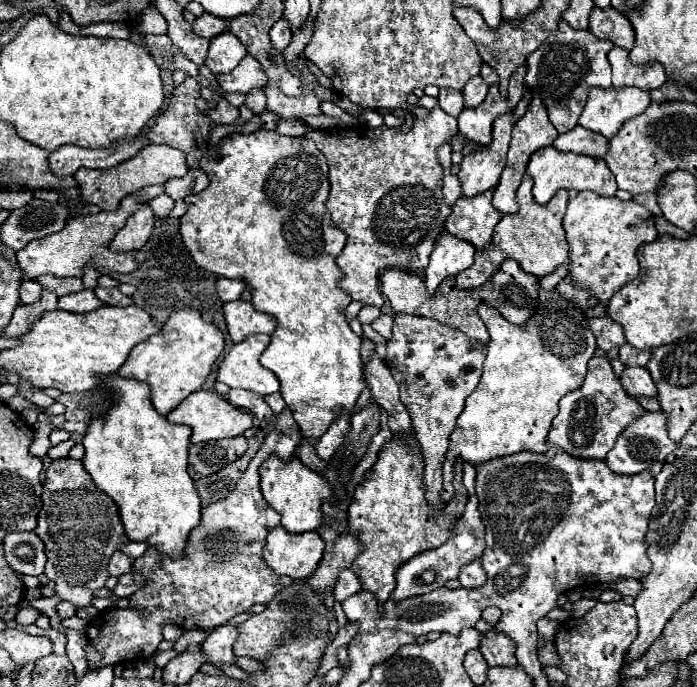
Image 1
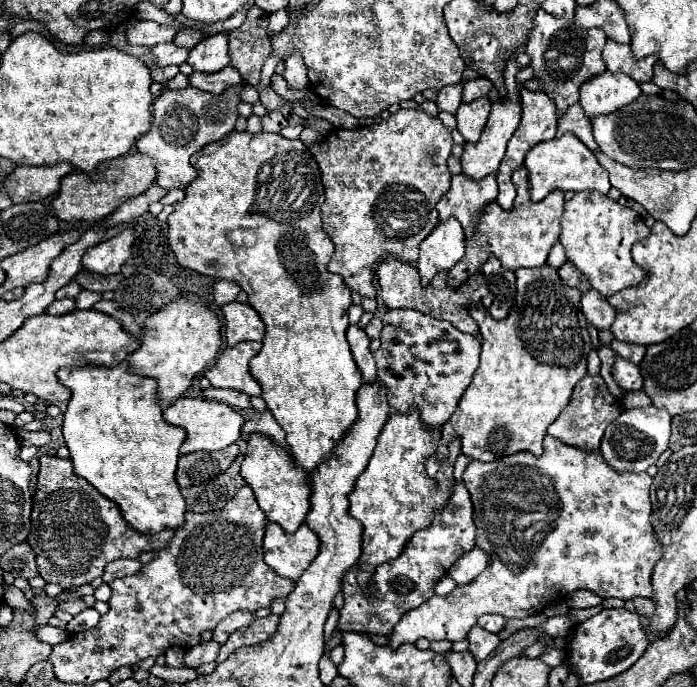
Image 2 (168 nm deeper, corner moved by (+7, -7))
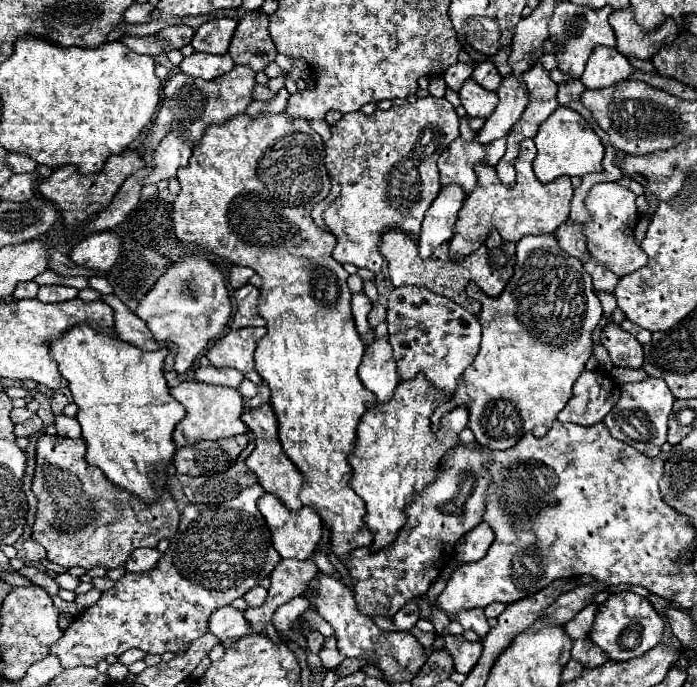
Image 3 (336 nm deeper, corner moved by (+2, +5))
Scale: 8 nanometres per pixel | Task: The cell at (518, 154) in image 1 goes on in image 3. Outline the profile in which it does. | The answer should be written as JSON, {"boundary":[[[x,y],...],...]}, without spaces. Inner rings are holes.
{"boundary":[[[538,62],[538,64],[532,64],[524,74],[522,74],[522,80],[526,82],[528,86],[528,94],[530,94],[530,102],[526,106],[526,110],[522,112],[520,120],[514,124],[514,128],[508,132],[508,144],[506,144],[506,154],[502,156],[502,160],[496,164],[496,172],[500,176],[500,180],[506,184],[506,186],[512,186],[514,184],[514,176],[516,176],[516,170],[514,170],[514,160],[518,156],[518,150],[520,150],[520,142],[524,138],[534,138],[540,124],[558,108],[558,100],[556,100],[556,84],[552,82],[548,70],[544,70],[544,66]]]}

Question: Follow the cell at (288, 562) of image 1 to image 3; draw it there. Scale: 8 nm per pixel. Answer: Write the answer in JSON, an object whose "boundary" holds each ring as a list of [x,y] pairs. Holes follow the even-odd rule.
{"boundary":[[[264,492],[264,496],[258,500],[258,510],[262,512],[270,532],[272,532],[272,544],[276,552],[282,558],[296,558],[296,560],[308,560],[312,558],[320,538],[322,538],[322,518],[318,512],[310,506],[302,506],[298,512],[288,510],[274,494]]]}

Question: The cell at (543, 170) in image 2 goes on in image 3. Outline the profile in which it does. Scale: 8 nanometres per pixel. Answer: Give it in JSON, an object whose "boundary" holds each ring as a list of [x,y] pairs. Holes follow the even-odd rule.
{"boundary":[[[558,106],[546,122],[540,124],[538,134],[534,138],[538,154],[534,158],[534,172],[540,182],[552,182],[558,176],[584,176],[590,172],[602,172],[604,146],[592,126],[574,110],[566,106]]]}

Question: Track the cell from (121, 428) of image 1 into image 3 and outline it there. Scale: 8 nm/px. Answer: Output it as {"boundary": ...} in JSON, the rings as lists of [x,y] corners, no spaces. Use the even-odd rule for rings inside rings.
{"boundary":[[[76,324],[58,338],[52,338],[50,352],[58,362],[60,374],[68,380],[72,400],[78,406],[78,422],[82,426],[82,438],[86,440],[86,462],[98,466],[114,484],[142,496],[144,502],[154,502],[158,492],[154,490],[156,470],[166,468],[176,452],[172,432],[184,418],[184,406],[168,392],[168,384],[162,372],[168,350],[146,352],[134,344],[128,344],[116,334],[98,332],[90,324]]]}

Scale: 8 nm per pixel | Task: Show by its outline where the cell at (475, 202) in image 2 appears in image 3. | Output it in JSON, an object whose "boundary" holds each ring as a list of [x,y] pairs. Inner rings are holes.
{"boundary":[[[462,138],[454,140],[454,144],[450,144],[450,148],[446,148],[446,152],[442,152],[442,156],[438,158],[442,186],[460,184],[464,192],[470,194],[476,186],[474,164],[486,162],[490,166],[496,166],[504,150],[506,138],[494,140],[494,144],[476,144],[476,140],[464,142]]]}

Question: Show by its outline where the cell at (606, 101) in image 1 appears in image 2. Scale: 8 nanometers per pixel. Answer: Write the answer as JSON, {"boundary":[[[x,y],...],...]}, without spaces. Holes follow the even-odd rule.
{"boundary":[[[605,72],[597,78],[591,78],[581,86],[581,108],[589,120],[595,116],[607,116],[609,112],[617,112],[625,108],[625,104],[633,104],[641,96],[641,88],[637,82],[629,80],[625,74]]]}

